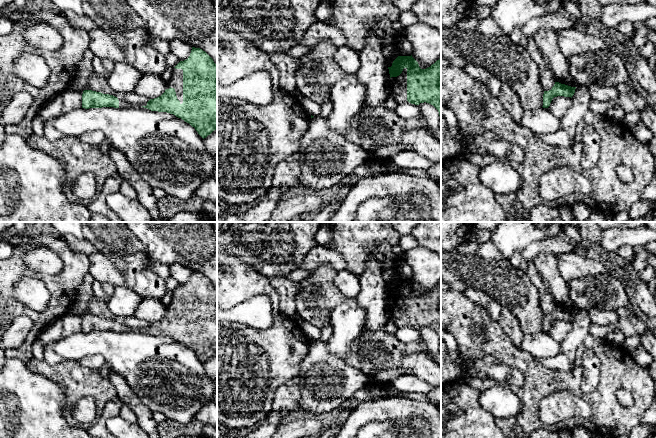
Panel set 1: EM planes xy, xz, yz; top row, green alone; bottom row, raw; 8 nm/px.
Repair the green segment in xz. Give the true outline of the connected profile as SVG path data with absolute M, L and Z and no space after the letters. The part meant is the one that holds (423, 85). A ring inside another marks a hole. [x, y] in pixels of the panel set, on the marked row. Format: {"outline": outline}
{"outline": "M398 56L388 67L390 79L389 89L394 93L397 104L429 103L439 112L441 126L441 58L426 69L421 69L418 62L411 56Z"}

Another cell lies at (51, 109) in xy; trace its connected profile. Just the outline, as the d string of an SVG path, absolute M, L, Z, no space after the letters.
M57 95L40 109L38 115L45 123L47 120L55 118L58 114L60 114L62 106L62 96Z

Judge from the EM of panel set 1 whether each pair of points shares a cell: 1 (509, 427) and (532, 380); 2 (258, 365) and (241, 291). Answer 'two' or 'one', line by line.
1: two
2: one

